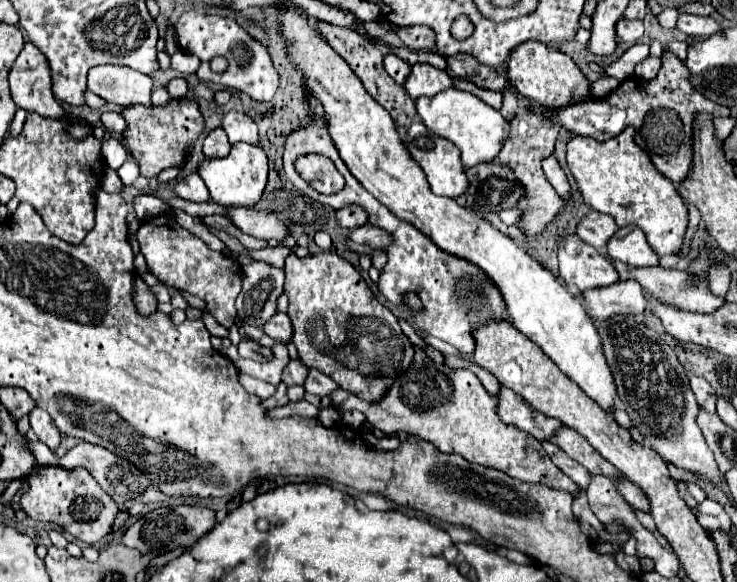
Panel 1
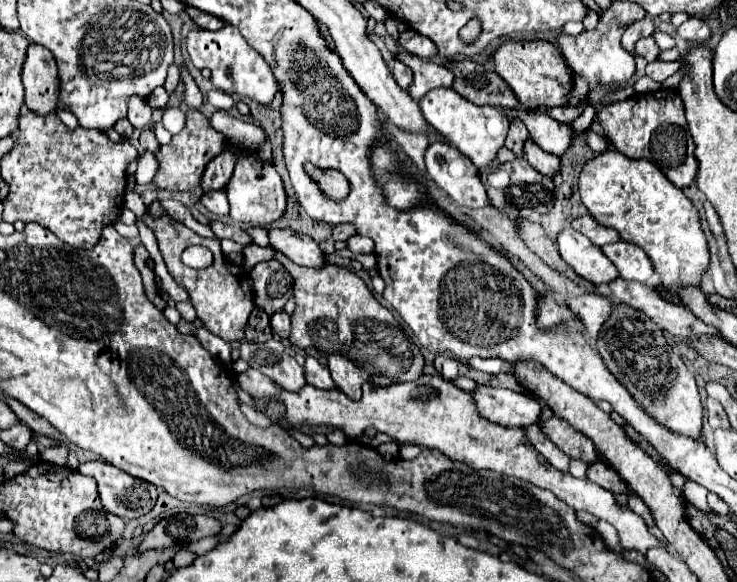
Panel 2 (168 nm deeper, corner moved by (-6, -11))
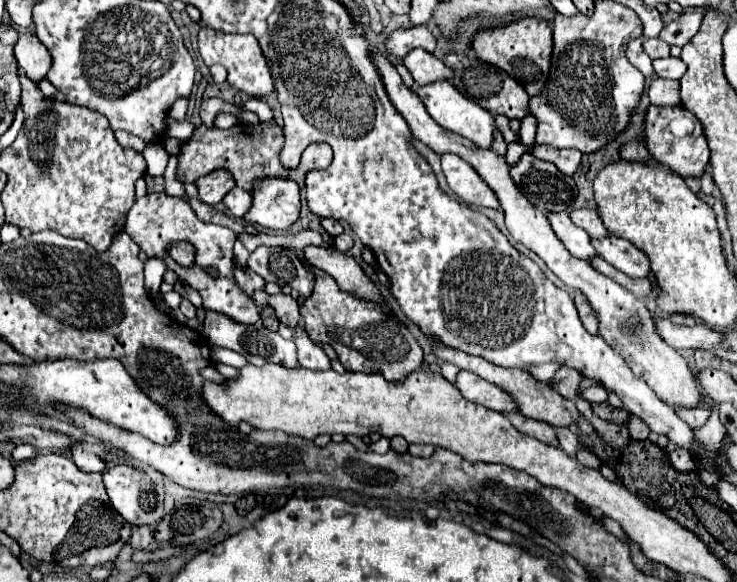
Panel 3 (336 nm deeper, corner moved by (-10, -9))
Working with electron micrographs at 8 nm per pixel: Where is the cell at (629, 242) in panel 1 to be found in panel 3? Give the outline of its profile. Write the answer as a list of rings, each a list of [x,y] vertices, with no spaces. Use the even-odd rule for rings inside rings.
[[[606,237],[606,239],[594,239],[594,249],[602,259],[606,259],[610,265],[614,265],[618,271],[626,273],[628,277],[648,277],[650,265],[646,253],[636,249],[630,241],[620,237]]]

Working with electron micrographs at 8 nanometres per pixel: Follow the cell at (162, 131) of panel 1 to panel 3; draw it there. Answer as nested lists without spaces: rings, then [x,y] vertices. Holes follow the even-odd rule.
[[[276,121],[260,123],[260,125],[238,123],[226,131],[216,129],[216,127],[206,127],[204,123],[196,125],[194,135],[180,147],[176,179],[182,183],[194,183],[206,173],[212,173],[214,169],[222,167],[222,169],[232,171],[238,187],[250,191],[252,179],[266,177],[266,175],[290,177],[288,169],[284,169],[284,165],[280,165],[280,159],[278,159],[280,143],[282,143],[282,131],[276,125]]]

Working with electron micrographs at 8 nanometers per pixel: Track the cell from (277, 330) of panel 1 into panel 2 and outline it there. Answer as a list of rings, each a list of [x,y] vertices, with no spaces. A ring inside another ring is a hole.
[[[276,311],[270,315],[270,325],[276,335],[286,339],[290,335],[290,315],[286,311]]]

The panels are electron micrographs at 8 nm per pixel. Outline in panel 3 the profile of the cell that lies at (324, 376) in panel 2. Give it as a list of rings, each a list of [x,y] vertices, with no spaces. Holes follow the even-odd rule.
[[[302,327],[294,329],[294,341],[298,347],[298,359],[300,359],[300,367],[312,369],[312,371],[324,371],[330,369],[330,359],[328,355],[322,351],[322,347],[318,343],[314,343],[306,331]]]

